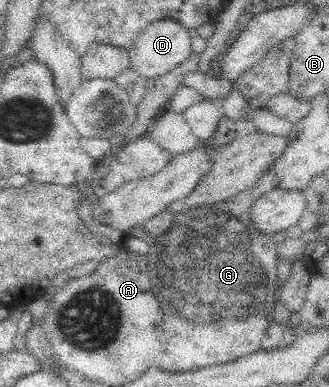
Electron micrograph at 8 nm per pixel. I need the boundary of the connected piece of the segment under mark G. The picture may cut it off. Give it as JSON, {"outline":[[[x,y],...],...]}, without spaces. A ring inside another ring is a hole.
{"outline":[[[271,163],[258,175],[254,186],[224,203],[177,212],[169,229],[150,240],[147,268],[153,296],[161,307],[161,321],[155,325],[161,351],[147,369],[197,371],[262,349],[263,337],[273,322],[271,311],[281,291],[277,283],[279,257],[272,237],[255,228],[251,209],[265,193],[279,188],[279,183]]]}

